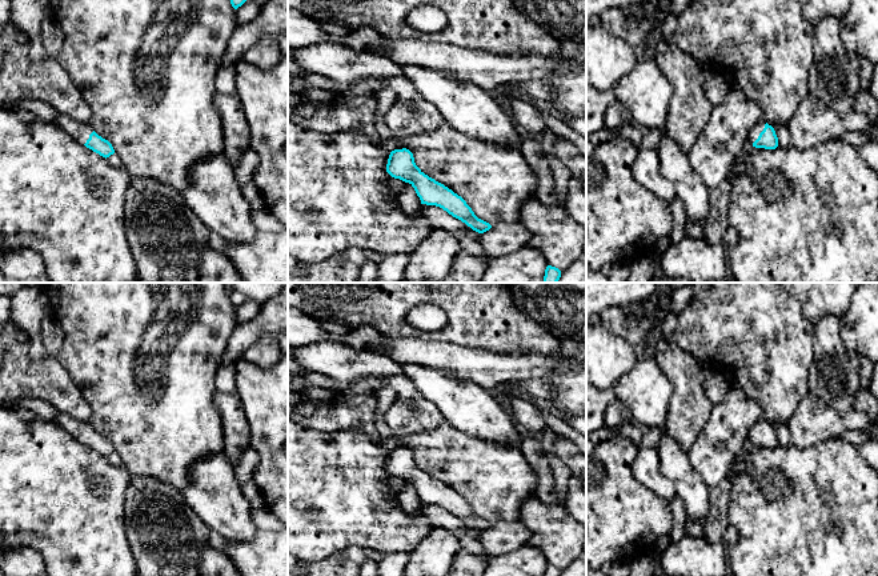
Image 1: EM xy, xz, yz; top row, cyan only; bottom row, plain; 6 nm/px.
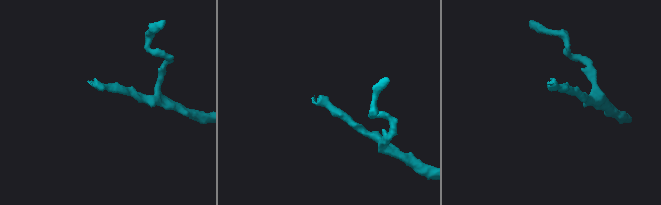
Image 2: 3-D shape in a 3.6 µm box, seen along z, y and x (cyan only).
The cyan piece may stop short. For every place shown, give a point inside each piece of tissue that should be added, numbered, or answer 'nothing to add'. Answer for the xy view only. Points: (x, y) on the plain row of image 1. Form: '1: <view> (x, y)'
1: xy (79, 430)

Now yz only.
1: yz (753, 432)

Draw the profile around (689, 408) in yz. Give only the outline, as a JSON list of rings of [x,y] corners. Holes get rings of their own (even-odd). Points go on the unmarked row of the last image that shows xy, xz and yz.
[[[661,336],[652,347],[652,356],[674,385],[674,392],[669,401],[667,425],[665,432],[687,452],[705,431],[714,407],[705,389],[710,371],[701,360],[681,349],[674,339],[665,339]]]

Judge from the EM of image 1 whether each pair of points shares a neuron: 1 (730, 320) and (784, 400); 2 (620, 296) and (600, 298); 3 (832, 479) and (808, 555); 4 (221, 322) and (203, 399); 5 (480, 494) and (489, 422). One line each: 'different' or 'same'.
1: same
2: same
3: same
4: same
5: different

